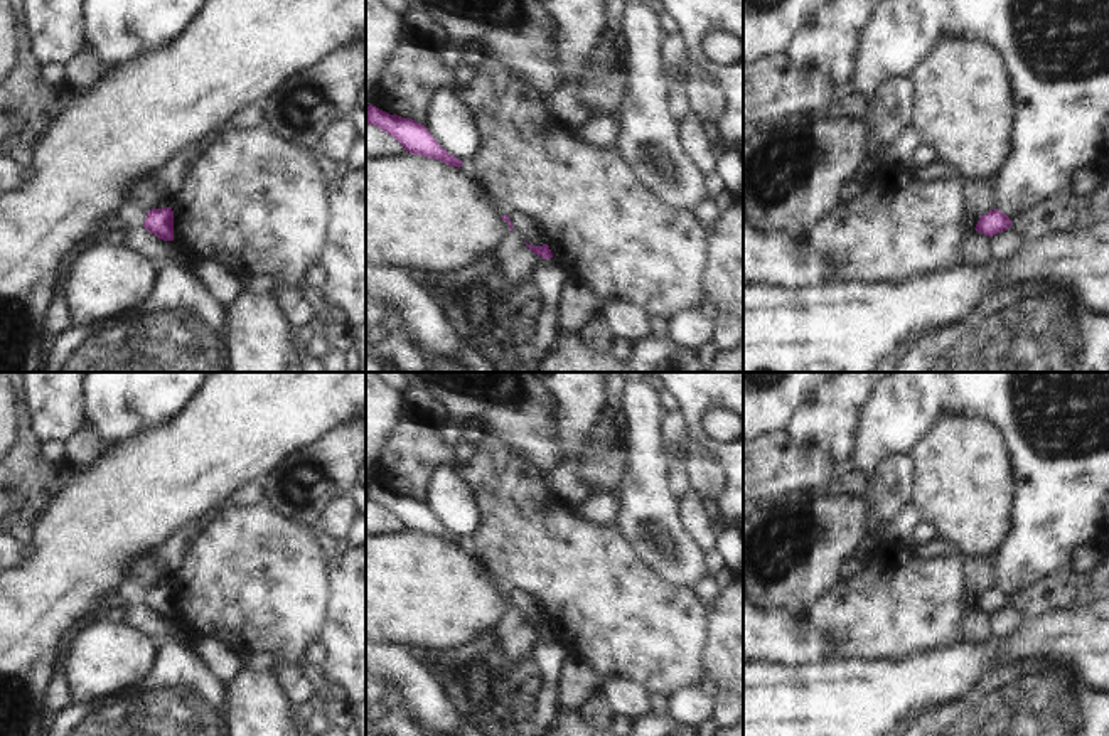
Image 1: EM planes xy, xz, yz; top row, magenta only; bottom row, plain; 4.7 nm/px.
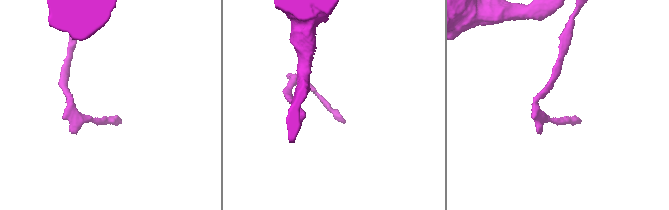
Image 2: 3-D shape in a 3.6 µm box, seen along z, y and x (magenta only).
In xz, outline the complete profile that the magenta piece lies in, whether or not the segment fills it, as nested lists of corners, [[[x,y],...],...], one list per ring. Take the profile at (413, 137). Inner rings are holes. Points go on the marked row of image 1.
[[[369,104],[366,108],[366,123],[374,125],[391,135],[396,141],[401,143],[404,152],[423,155],[426,158],[435,158],[457,168],[463,165],[462,160],[450,155],[445,148],[440,147],[440,143],[431,136],[425,125],[416,123],[411,118],[389,115]]]

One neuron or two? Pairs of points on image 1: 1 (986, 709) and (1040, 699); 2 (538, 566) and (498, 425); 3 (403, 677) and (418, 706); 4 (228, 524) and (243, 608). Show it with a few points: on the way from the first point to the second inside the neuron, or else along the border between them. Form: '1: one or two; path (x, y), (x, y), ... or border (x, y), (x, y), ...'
1: one; path (1000, 709), (1027, 709)
2: two; border (487, 438), (504, 442), (533, 465)
3: one; path (410, 684), (418, 693), (418, 699)
4: one; path (240, 544), (243, 553), (243, 588)

